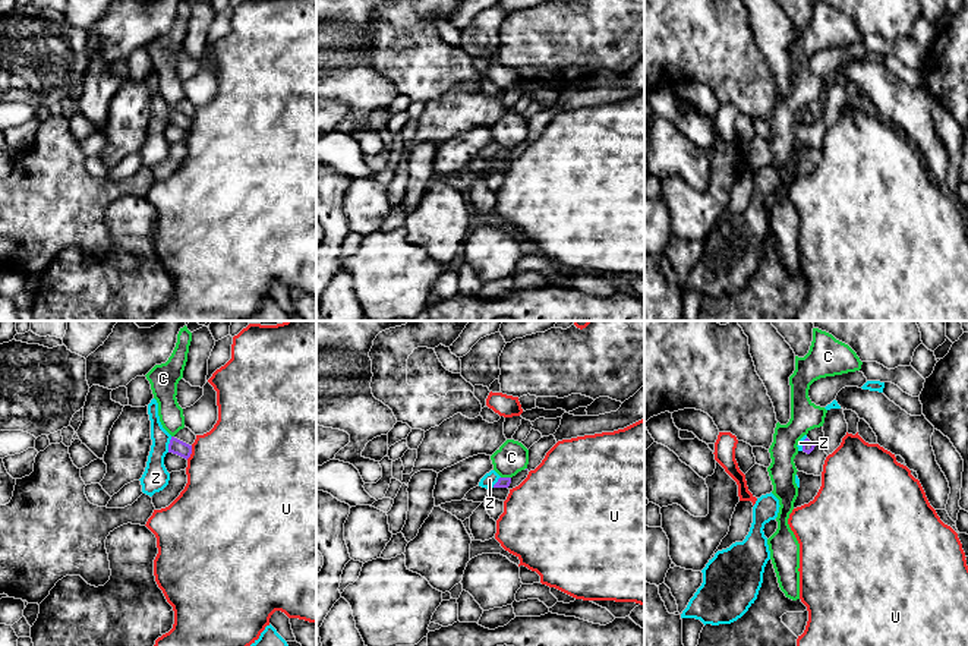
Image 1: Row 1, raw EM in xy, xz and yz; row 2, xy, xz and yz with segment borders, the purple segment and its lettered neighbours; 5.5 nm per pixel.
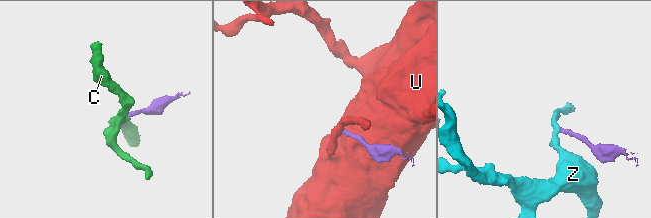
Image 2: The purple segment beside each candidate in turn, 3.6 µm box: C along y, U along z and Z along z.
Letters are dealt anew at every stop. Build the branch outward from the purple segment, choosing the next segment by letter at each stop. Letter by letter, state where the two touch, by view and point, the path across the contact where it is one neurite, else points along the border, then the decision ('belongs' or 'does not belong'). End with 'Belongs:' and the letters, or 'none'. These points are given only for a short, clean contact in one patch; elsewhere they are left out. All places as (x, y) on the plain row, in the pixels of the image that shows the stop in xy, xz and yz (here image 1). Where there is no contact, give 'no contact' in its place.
C: meets purple in xz at (505, 150); border along xz (501, 148), (510, 150); does not belong
U: meets purple in xy at (191, 125); does not belong
Z: meets purple in xy at (169, 116); border along xy (172, 109), (167, 123); does not belong
Belongs: none

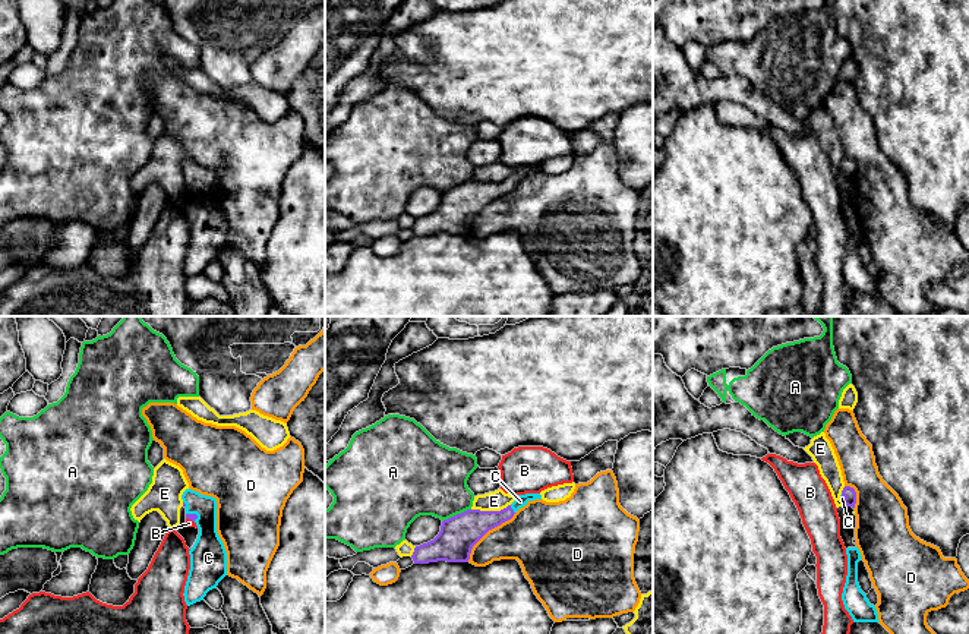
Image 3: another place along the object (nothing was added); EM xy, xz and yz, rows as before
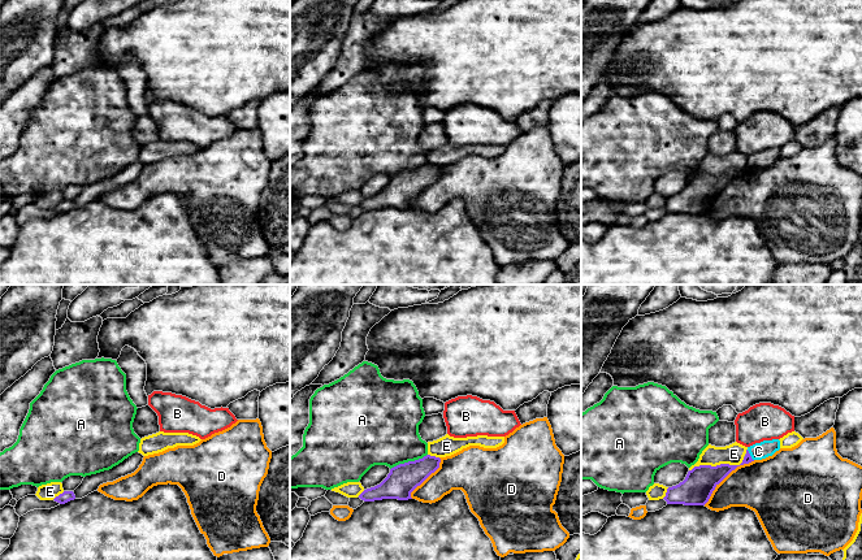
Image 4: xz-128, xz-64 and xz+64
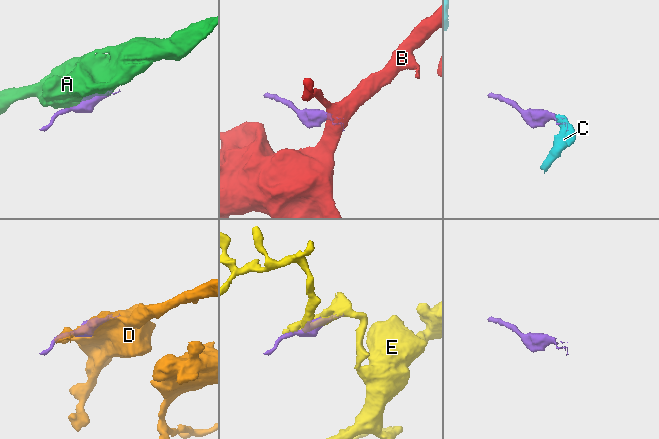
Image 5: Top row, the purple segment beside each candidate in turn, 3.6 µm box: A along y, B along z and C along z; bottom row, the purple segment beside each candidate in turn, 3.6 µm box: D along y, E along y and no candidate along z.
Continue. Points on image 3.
A: meets purple in xz at (457, 186); border along xz (470, 180), (442, 194); does not belong
B: meets purple in xy at (191, 191); border along xy (186, 189), (193, 194); does not belong
C: meets purple in xz at (513, 182); runs through xz (470, 198), (501, 189), (513, 182), (520, 173); belongs
D: meets purple in xz at (486, 204); border along xz (515, 185), (492, 199), (473, 218), (467, 233); does not belong
E: meets purple in xz at (491, 183); does not belong
Belongs: C

